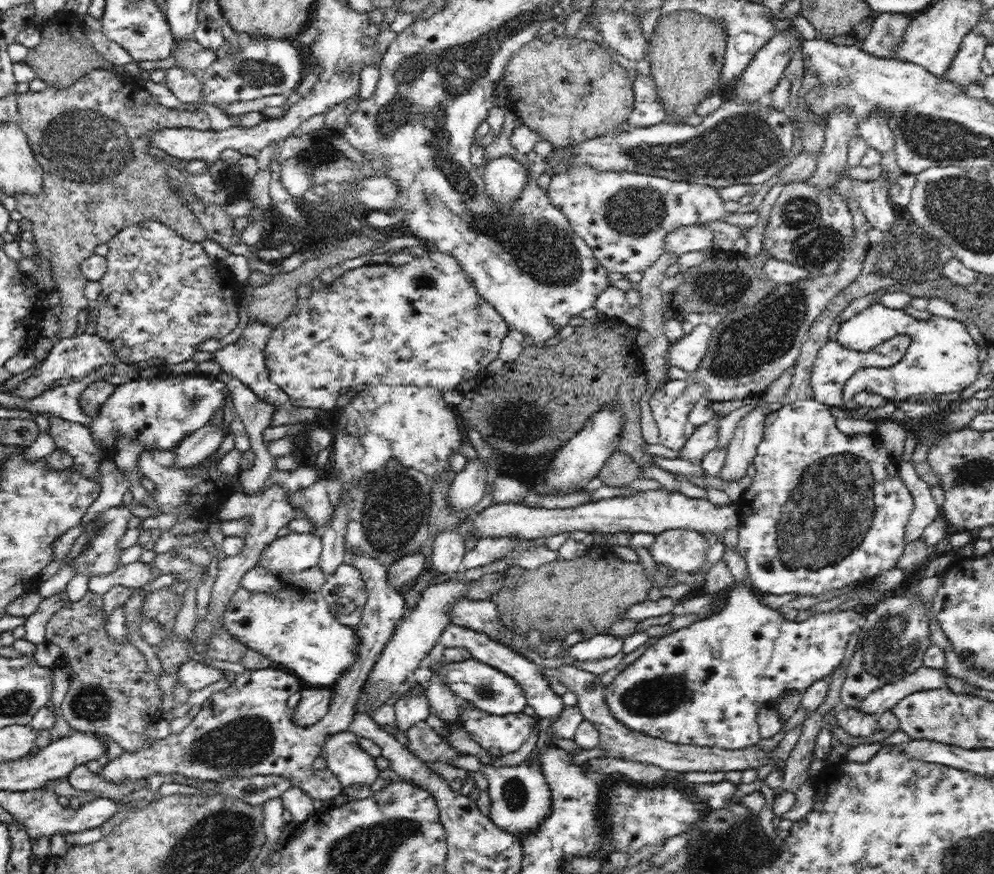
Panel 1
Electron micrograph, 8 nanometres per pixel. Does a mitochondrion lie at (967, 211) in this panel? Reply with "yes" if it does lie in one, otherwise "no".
yes

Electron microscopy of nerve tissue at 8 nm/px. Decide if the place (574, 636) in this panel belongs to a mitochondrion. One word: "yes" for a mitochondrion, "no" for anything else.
no

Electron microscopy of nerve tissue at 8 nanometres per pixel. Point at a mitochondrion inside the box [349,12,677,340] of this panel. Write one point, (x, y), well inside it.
(637, 211)

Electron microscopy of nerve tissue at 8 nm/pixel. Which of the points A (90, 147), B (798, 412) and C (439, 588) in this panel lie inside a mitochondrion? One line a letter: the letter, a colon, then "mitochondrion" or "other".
A: mitochondrion
B: other
C: other

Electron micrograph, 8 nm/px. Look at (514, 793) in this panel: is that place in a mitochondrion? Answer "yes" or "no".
yes

